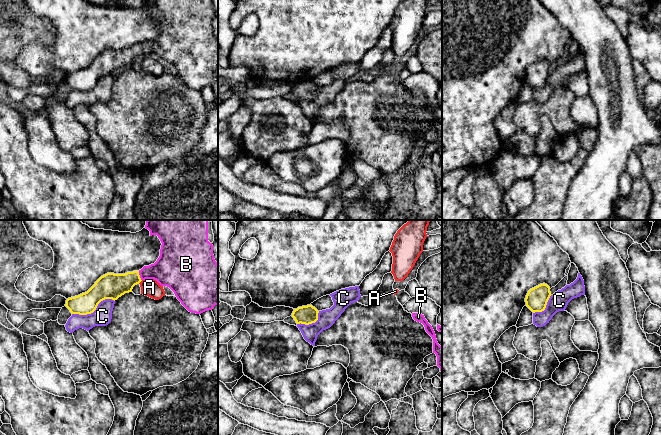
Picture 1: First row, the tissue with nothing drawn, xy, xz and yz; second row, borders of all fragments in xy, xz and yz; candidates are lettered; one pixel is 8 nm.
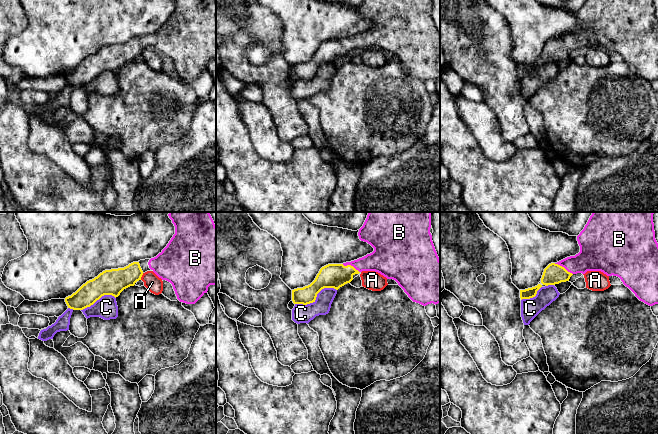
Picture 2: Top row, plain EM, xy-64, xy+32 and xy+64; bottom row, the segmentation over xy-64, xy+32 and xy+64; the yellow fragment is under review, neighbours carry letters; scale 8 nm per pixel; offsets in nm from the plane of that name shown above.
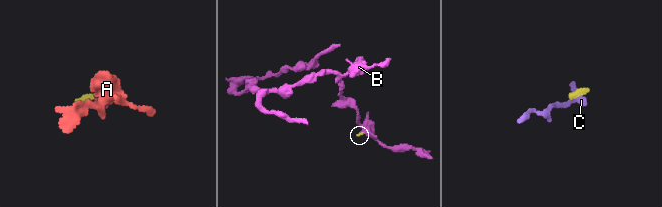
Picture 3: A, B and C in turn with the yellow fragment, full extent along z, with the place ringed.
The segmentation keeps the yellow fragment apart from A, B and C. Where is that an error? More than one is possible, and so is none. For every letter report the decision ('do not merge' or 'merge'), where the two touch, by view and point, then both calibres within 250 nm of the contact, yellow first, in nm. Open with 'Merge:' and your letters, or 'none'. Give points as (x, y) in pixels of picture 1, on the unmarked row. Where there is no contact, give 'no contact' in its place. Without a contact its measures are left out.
Merge: B
A: do not merge; contact xy (140, 57); calibres 200 and 140 nm
B: merge; contact xy (139, 52); calibres 200 and 260 nm
C: do not merge; contact xy (94, 86); calibres 200 and 150 nm

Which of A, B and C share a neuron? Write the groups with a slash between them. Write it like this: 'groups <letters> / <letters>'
groups A / B / C

